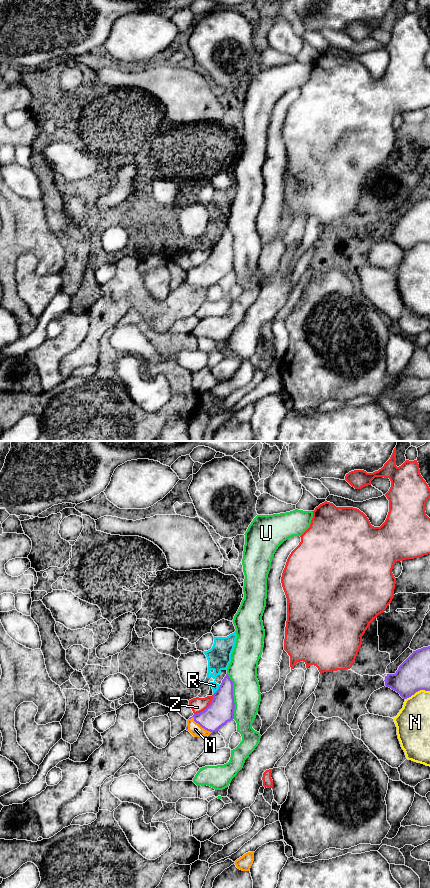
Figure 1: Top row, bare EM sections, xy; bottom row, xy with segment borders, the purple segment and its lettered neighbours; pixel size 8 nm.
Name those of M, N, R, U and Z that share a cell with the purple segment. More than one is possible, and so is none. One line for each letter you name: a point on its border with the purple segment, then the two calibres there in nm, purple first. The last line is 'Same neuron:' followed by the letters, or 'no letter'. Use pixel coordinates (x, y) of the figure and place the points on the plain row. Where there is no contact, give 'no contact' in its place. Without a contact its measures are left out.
M: xy (200, 277) | 200/100 nm
Same neuron: M

